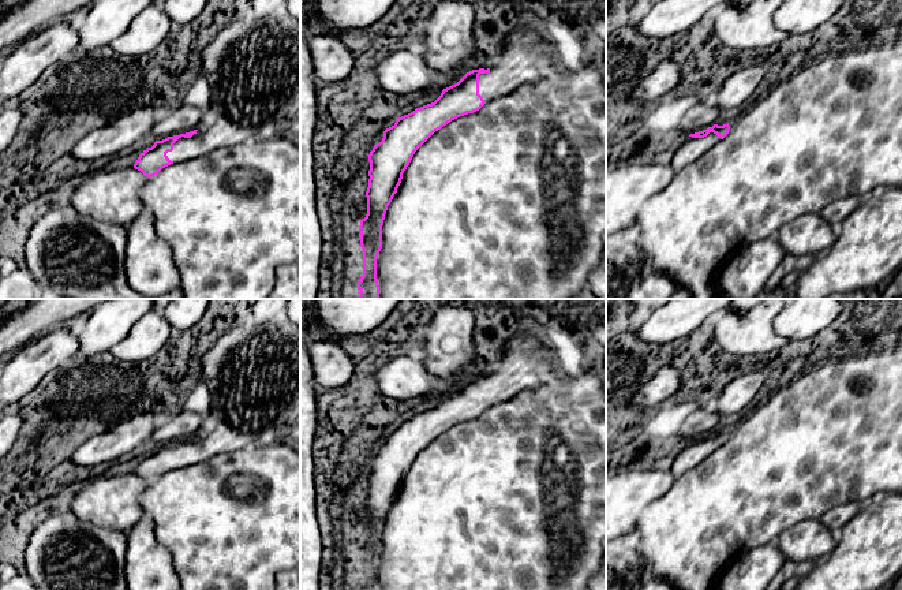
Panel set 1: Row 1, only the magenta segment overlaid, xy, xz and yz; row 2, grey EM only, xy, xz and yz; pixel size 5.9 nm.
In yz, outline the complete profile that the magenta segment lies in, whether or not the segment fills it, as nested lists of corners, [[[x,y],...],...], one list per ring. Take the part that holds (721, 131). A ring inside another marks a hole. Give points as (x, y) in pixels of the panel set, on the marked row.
[[[714,124],[707,130],[690,134],[688,141],[680,149],[675,150],[674,156],[671,157],[670,165],[675,171],[690,165],[693,161],[701,157],[708,149],[711,149],[715,143],[723,139],[729,134],[729,131],[730,131],[729,124],[723,126]]]

